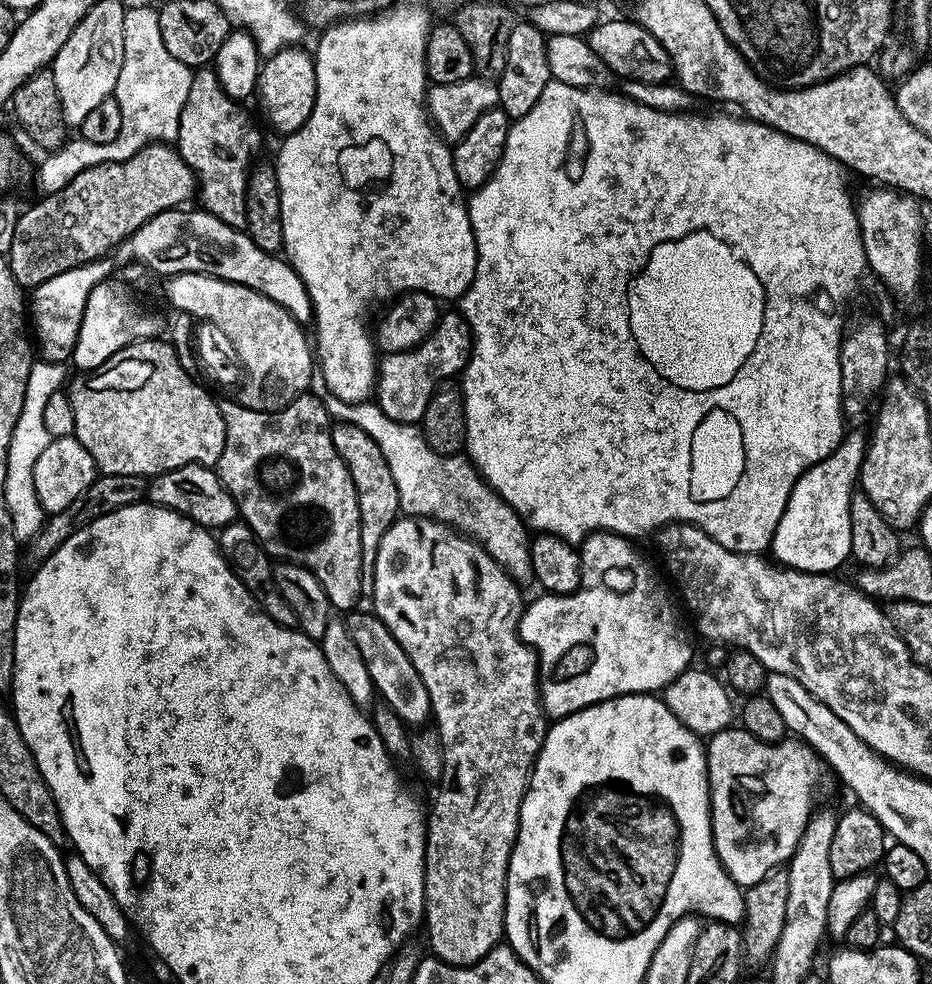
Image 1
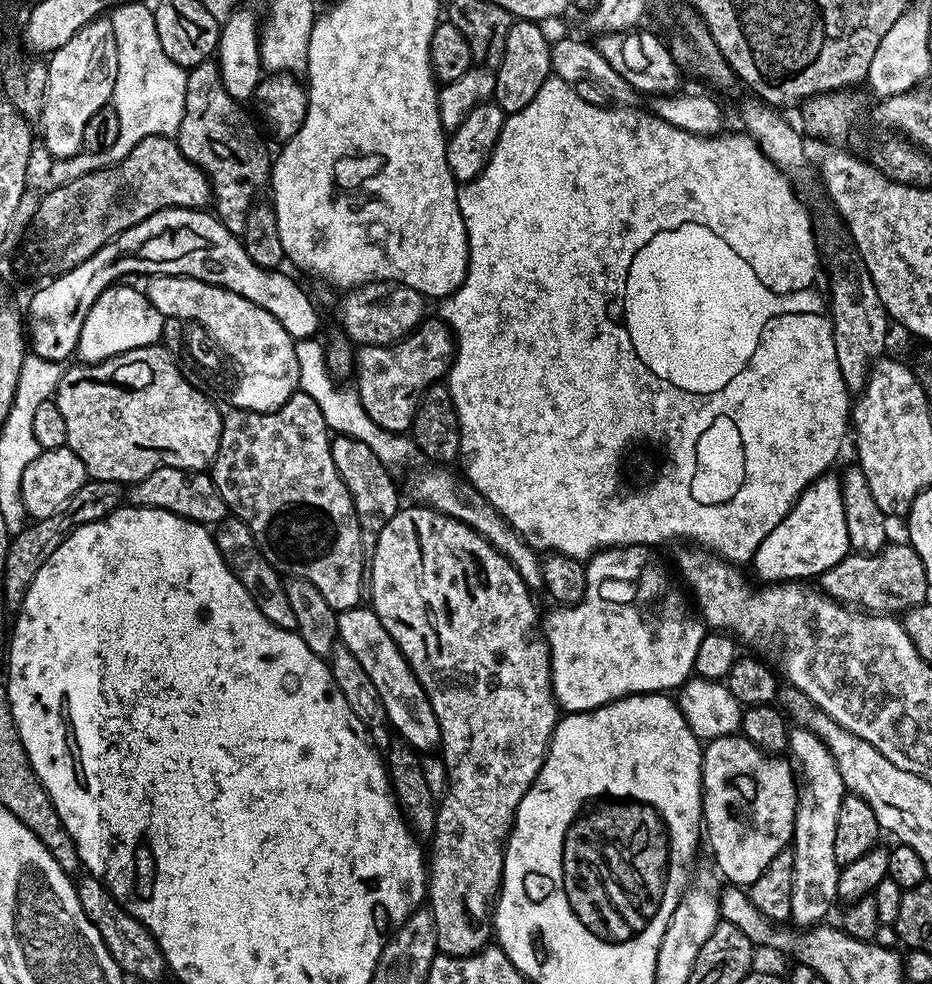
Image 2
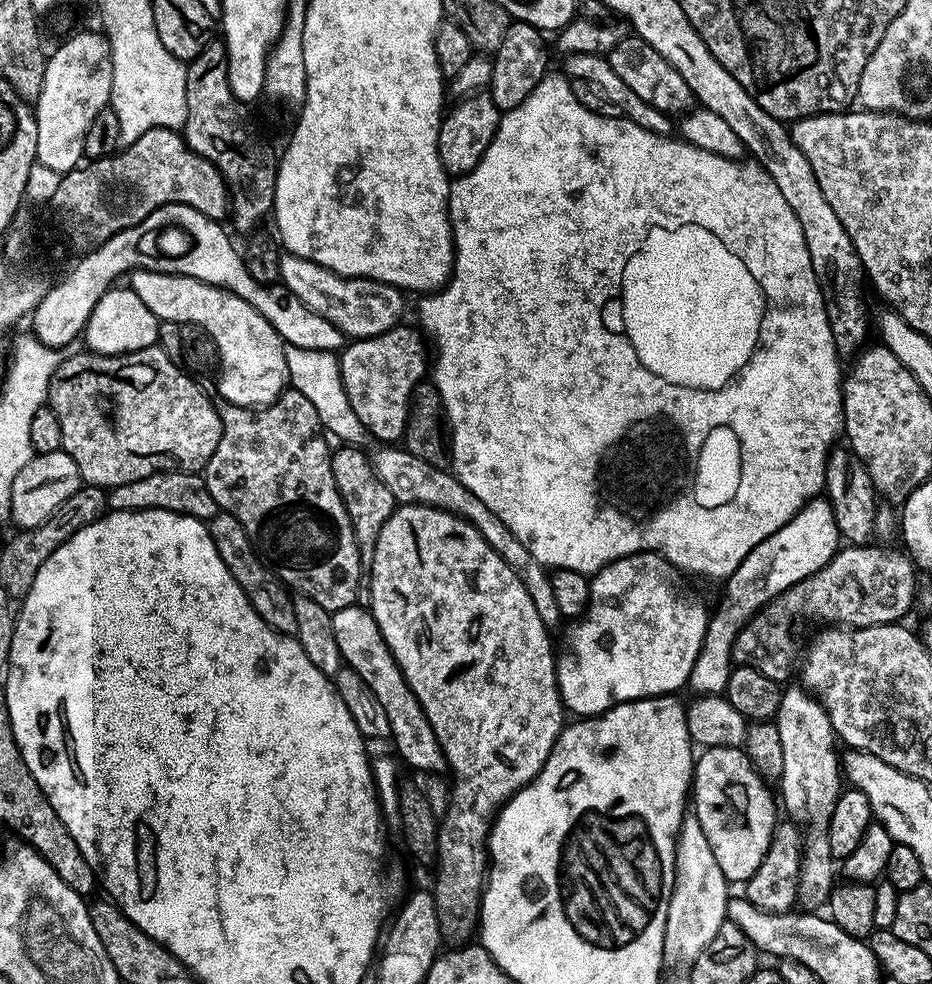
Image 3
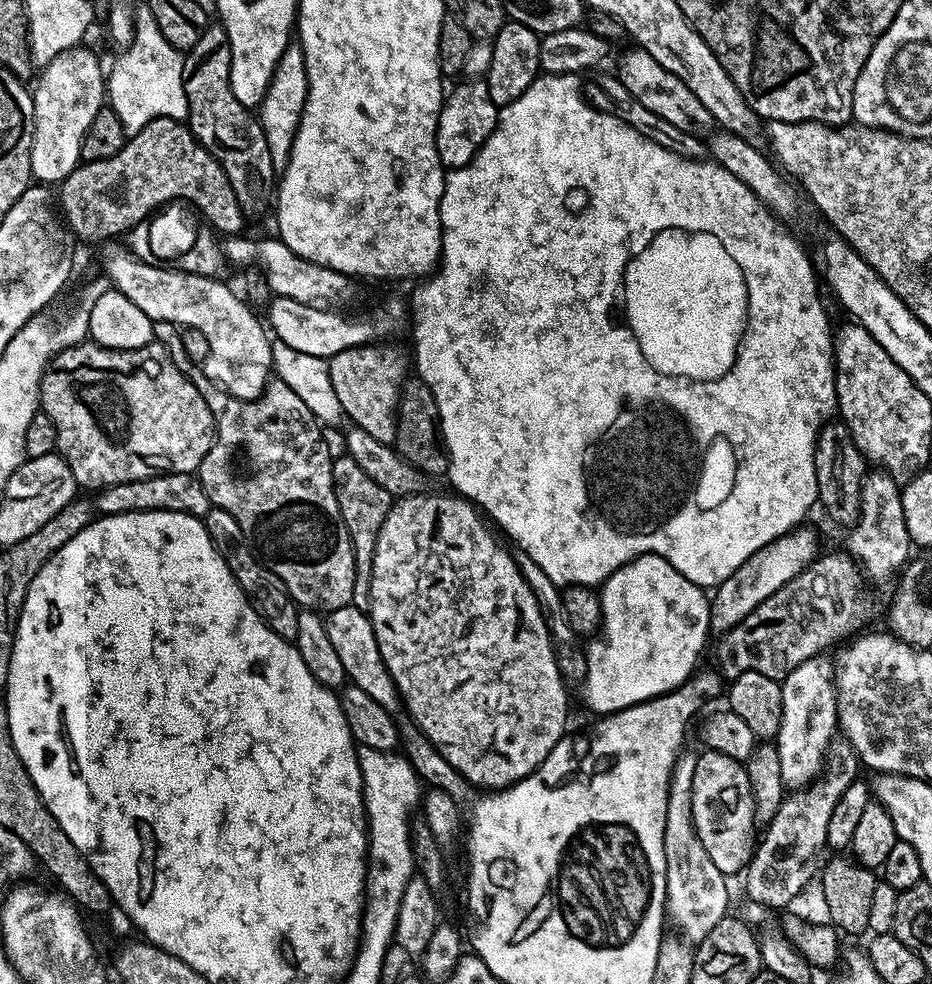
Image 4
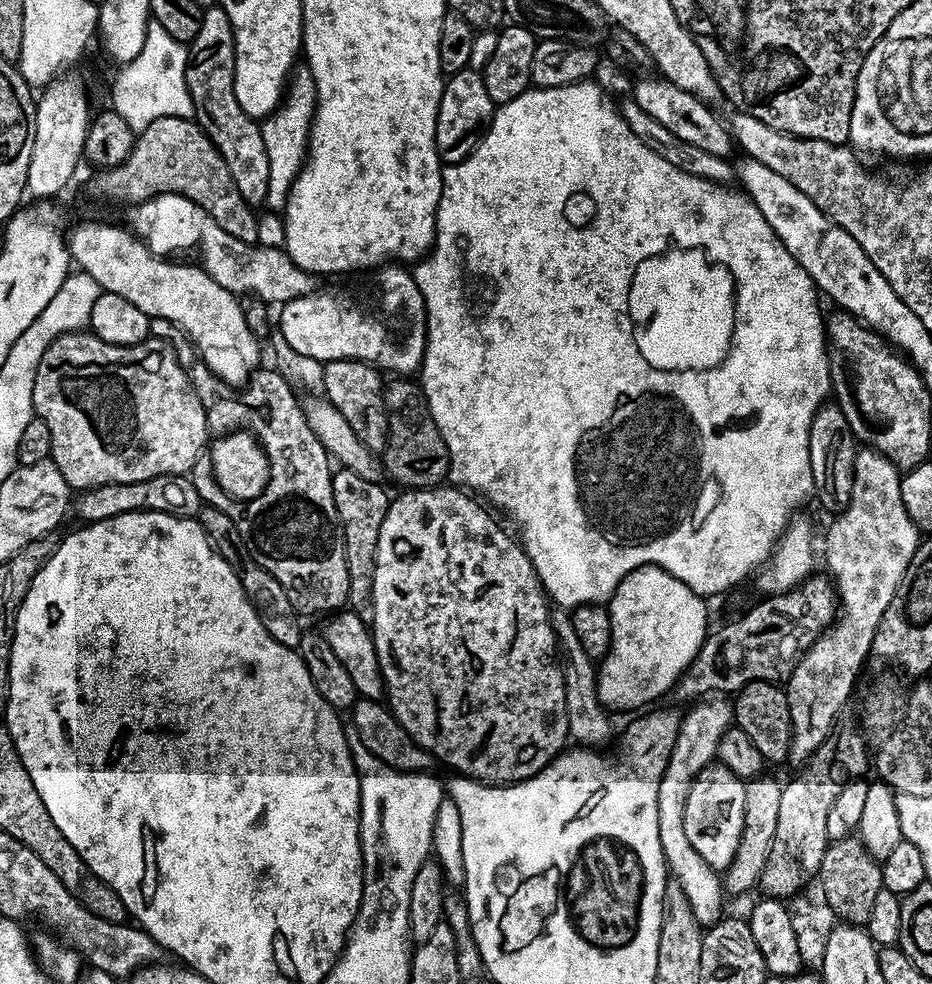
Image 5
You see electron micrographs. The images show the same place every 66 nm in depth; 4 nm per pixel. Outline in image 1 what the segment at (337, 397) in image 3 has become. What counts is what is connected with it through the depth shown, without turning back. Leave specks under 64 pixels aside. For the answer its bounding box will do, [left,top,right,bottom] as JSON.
[326,395,533,582]

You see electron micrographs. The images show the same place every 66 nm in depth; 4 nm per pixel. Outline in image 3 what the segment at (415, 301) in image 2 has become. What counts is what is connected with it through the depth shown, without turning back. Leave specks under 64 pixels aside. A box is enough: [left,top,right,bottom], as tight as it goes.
[279,256,404,340]

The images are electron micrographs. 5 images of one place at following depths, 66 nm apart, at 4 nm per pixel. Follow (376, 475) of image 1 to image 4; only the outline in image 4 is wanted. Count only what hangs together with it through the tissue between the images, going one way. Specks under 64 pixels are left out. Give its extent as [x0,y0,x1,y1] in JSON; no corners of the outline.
[332,454,394,610]

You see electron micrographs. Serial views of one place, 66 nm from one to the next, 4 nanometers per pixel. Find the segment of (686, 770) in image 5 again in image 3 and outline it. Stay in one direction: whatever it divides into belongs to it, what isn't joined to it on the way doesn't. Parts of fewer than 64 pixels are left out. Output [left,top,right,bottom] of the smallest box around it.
[664,814,730,966]

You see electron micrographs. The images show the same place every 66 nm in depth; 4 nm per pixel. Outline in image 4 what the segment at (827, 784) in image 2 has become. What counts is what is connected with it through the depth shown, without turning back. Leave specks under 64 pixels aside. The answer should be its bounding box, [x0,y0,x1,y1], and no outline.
[774,654,838,790]

